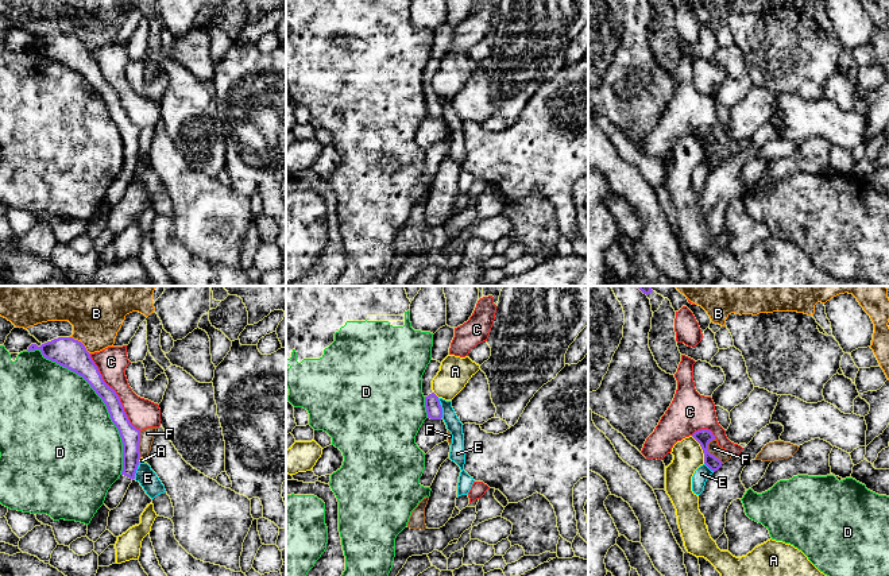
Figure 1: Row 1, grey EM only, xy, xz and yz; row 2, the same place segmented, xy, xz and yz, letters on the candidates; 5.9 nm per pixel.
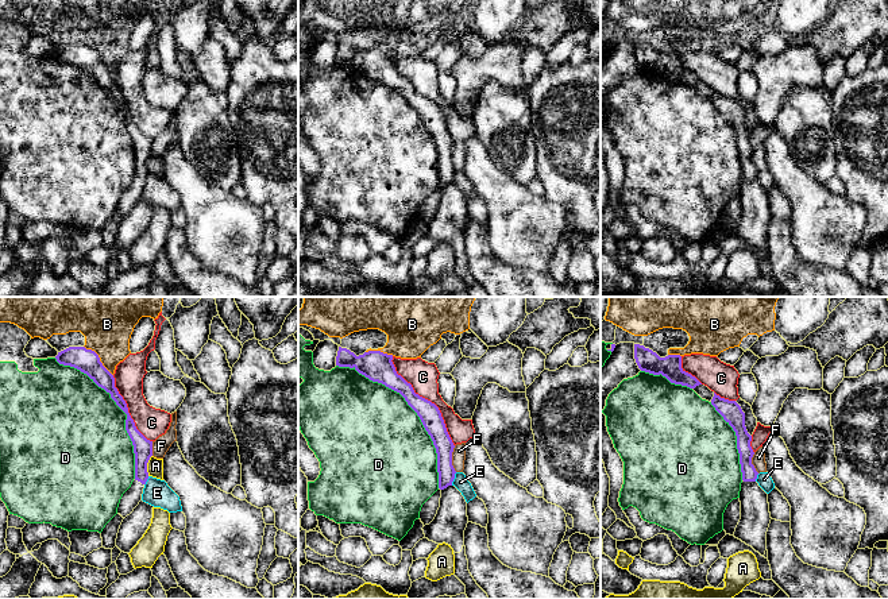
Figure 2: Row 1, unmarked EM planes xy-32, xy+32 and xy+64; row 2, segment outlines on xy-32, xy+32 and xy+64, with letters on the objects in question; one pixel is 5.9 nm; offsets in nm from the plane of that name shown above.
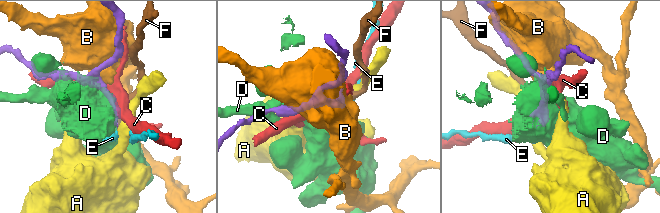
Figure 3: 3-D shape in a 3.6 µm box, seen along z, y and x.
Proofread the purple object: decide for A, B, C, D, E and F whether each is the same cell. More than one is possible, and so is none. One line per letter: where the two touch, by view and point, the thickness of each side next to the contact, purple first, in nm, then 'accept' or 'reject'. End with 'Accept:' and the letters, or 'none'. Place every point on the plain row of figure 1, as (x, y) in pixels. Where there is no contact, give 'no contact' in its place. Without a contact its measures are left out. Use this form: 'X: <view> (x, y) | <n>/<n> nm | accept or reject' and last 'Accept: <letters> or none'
A: yz (702, 146) | 90/180 nm | reject
B: xy (81, 41) | 180/280 nm | reject
C: xy (115, 91) | 120/180 nm | reject
D: xy (100, 95) | 140/500 nm | reject
E: xz (441, 105) | 100/90 nm | reject
F: yz (710, 151) | 90/70 nm | reject
Accept: none

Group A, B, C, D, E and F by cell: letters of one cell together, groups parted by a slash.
A / B / C / D / E / F

